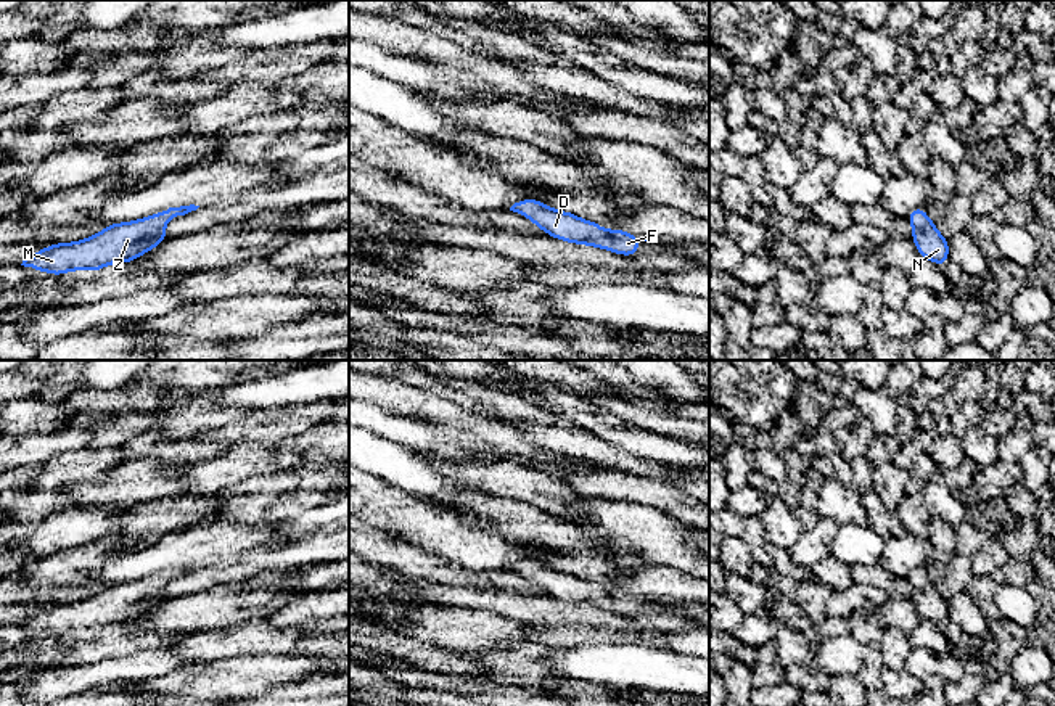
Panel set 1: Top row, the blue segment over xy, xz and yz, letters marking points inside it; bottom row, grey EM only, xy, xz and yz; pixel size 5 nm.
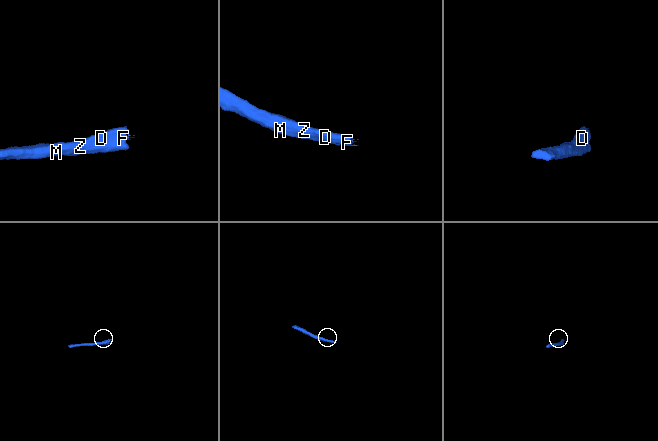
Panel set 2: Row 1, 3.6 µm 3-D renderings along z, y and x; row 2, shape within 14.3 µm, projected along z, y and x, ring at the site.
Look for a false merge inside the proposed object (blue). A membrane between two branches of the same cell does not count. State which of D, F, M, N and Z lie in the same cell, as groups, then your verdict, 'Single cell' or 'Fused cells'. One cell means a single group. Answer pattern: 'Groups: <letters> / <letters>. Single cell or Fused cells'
Groups: D F M N Z. Single cell

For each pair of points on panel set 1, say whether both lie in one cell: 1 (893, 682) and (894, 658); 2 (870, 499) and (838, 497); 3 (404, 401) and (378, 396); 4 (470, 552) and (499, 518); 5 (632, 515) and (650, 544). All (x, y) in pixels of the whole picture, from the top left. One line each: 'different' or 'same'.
1: different
2: different
3: same
4: different
5: same

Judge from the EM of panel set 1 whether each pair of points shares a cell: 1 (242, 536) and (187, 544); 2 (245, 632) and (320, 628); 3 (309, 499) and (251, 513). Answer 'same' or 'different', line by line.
1: same
2: same
3: same

